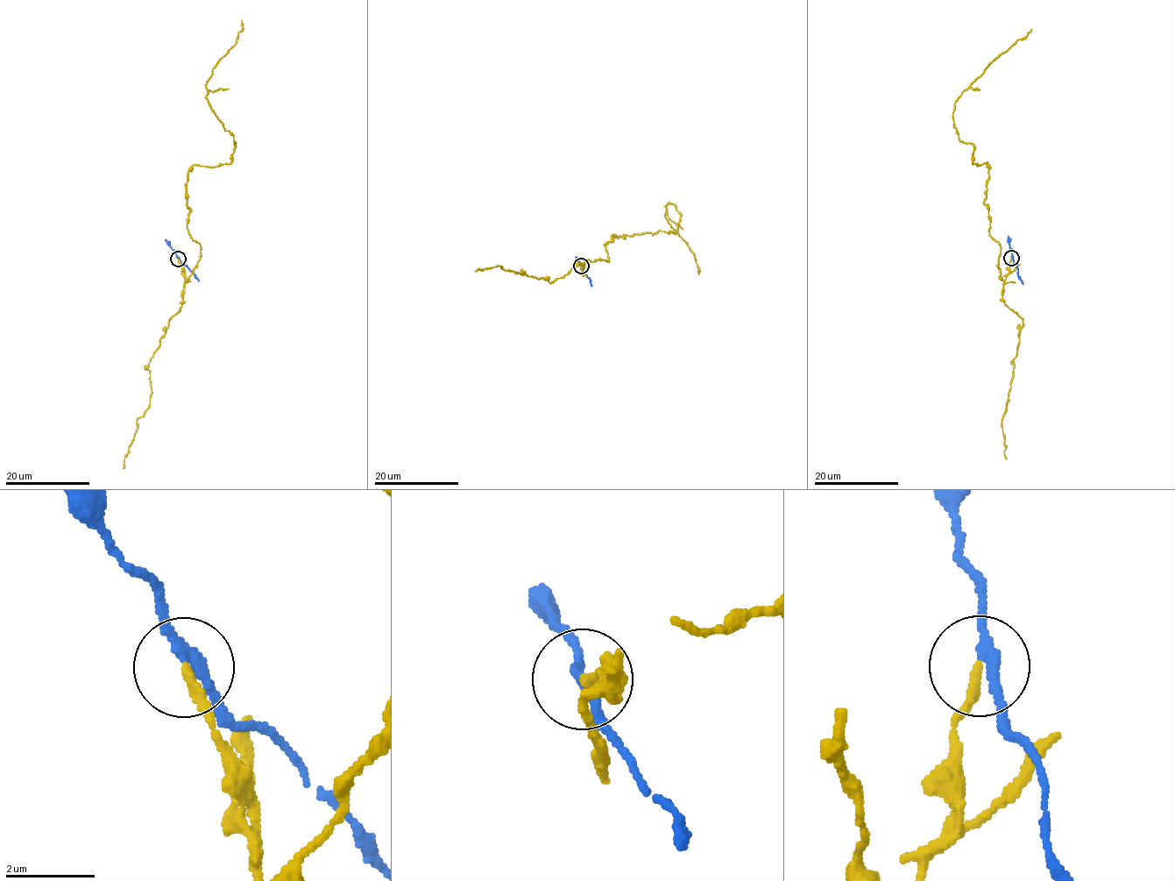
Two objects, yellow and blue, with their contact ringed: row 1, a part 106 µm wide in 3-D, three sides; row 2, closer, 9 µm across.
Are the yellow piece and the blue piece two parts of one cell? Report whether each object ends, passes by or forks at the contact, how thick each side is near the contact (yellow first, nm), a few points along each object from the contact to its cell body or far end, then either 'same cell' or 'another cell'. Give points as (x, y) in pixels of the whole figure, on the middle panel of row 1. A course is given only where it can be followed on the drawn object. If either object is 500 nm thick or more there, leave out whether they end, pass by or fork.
yellow ends | blue passes by | 200/220 nm | yellow via (581, 266), (609, 260), (604, 244), (611, 237), (675, 233), (681, 216), (668, 202), (664, 216), (698, 274) | blue via (581, 266), (591, 286) | another cell

